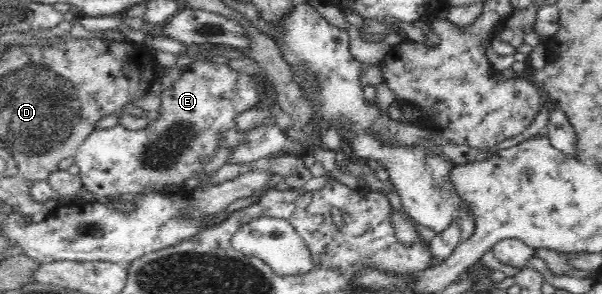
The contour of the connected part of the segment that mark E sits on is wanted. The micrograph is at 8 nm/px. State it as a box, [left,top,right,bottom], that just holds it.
[75,61,270,212]

